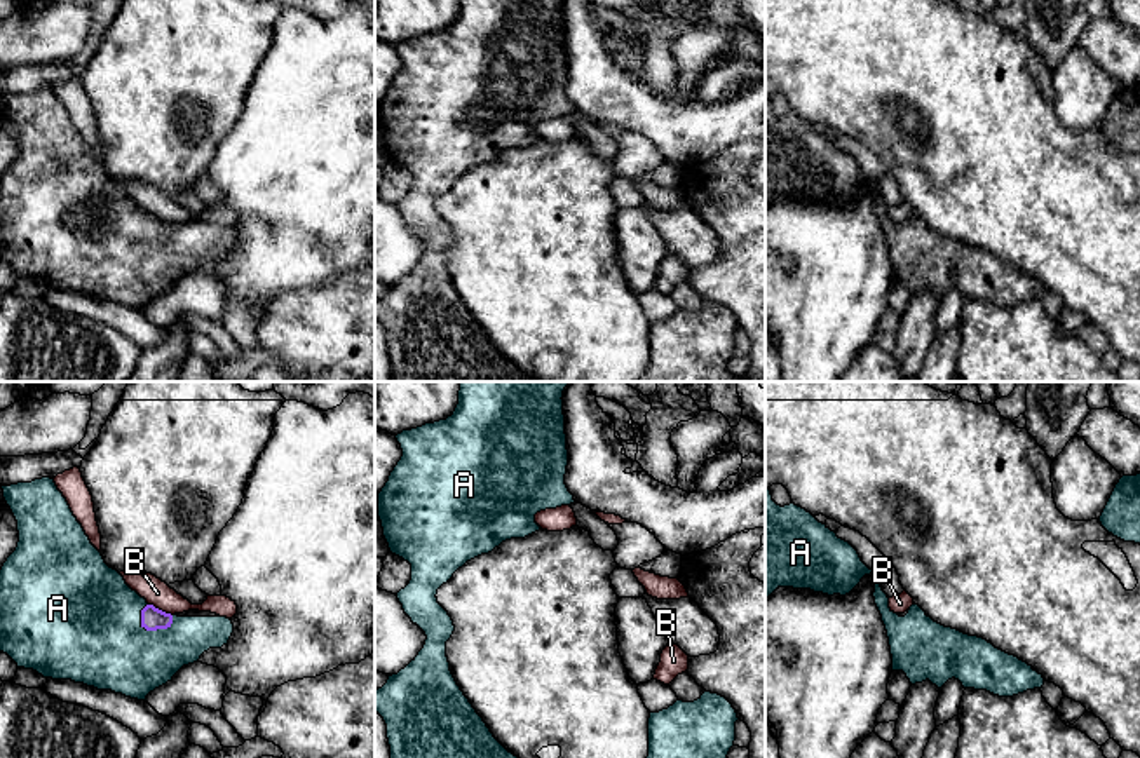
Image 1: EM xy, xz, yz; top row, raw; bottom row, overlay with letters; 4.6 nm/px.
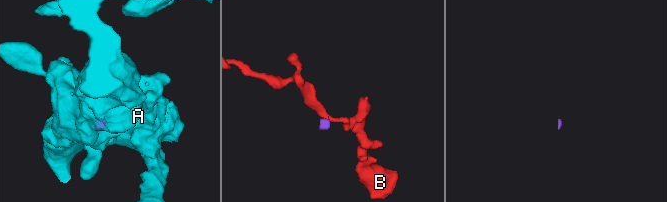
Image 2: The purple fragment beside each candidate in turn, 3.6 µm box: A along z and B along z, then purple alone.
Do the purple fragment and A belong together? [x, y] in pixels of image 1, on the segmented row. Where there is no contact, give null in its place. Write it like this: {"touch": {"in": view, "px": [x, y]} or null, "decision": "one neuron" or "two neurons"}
{"touch": {"in": "xy", "px": [159, 628]}, "decision": "one neuron"}

